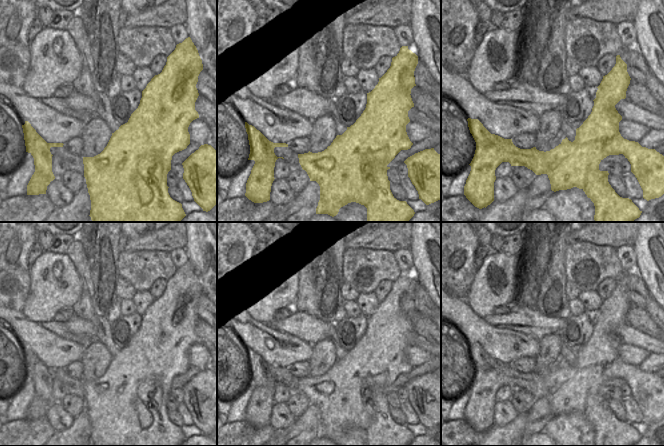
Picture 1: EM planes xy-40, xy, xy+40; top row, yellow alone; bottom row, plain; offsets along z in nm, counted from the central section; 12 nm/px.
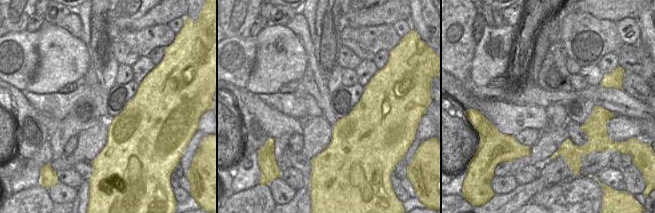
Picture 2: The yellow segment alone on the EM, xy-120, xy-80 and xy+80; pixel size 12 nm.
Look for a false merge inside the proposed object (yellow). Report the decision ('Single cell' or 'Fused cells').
Fused cells.

